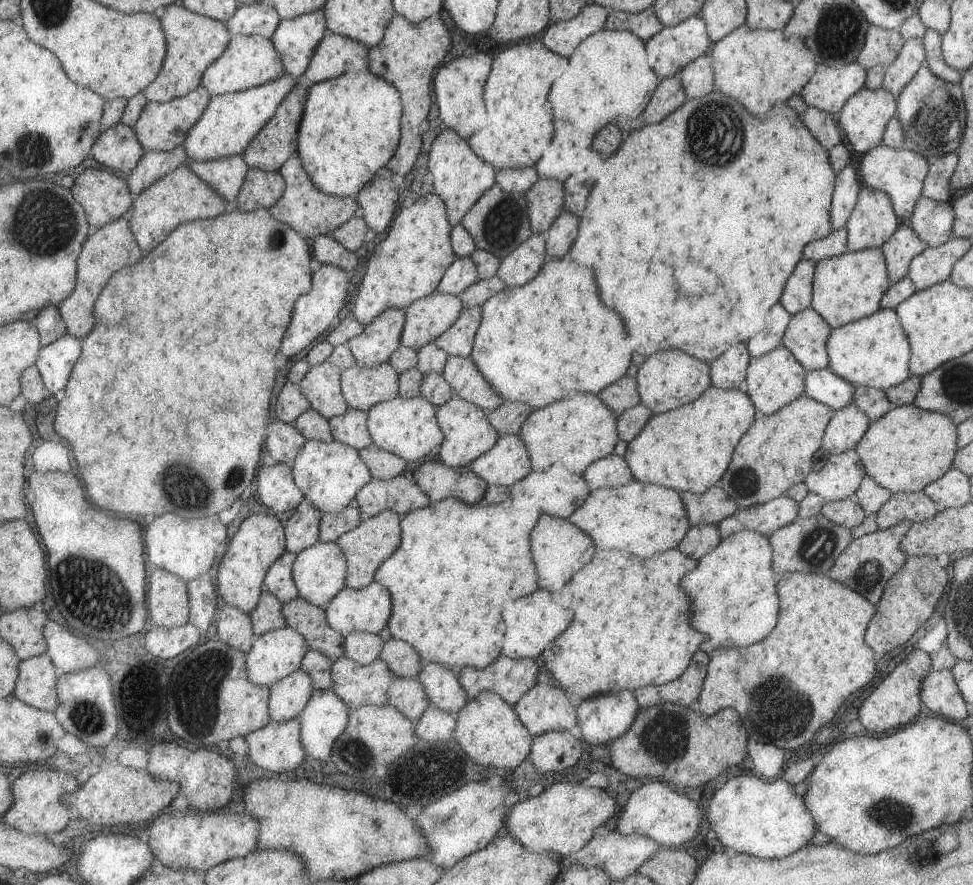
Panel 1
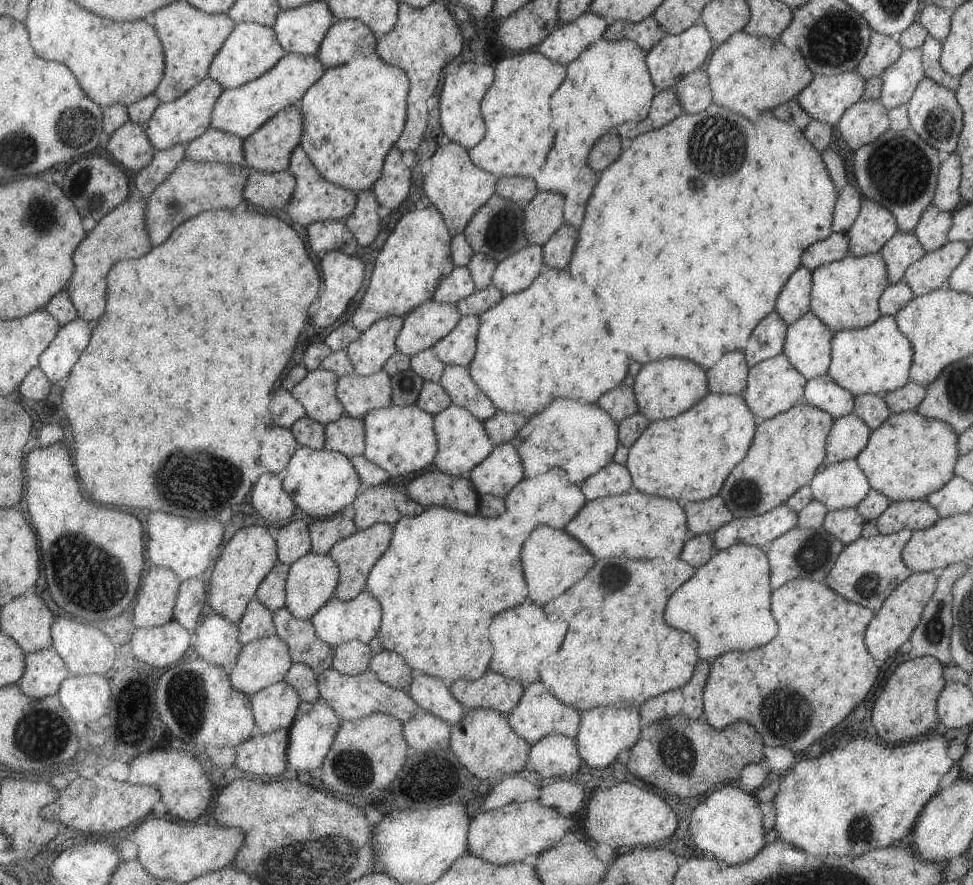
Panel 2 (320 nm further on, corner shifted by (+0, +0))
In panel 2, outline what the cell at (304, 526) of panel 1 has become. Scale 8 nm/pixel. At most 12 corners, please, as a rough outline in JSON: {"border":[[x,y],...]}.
{"border":[[310,525],[276,532],[278,557],[292,565],[312,551]]}

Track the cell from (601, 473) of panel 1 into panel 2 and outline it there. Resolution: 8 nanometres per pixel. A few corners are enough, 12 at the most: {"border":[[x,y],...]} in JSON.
{"border":[[607,463],[576,485],[587,501],[633,489],[625,465]]}

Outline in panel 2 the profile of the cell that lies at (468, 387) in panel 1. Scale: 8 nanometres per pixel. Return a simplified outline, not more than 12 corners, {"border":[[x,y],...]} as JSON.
{"border":[[444,365],[439,384],[451,404],[483,422],[496,408],[468,367]]}

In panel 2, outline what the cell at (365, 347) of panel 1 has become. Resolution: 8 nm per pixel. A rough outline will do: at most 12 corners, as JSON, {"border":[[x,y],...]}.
{"border":[[401,317],[379,319],[347,346],[355,374],[382,368],[396,351]]}

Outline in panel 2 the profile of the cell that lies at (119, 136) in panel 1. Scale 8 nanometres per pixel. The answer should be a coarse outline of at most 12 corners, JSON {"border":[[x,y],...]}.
{"border":[[131,120],[112,134],[106,149],[138,173],[157,148],[147,127]]}

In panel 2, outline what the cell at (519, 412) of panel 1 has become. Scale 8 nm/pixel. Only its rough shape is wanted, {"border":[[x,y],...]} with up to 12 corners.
{"border":[[495,411],[482,423],[495,445],[510,443],[527,419]]}

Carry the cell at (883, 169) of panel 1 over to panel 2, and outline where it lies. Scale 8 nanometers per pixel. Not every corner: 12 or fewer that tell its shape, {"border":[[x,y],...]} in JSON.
{"border":[[911,127],[854,150],[862,196],[909,232],[941,159]]}

